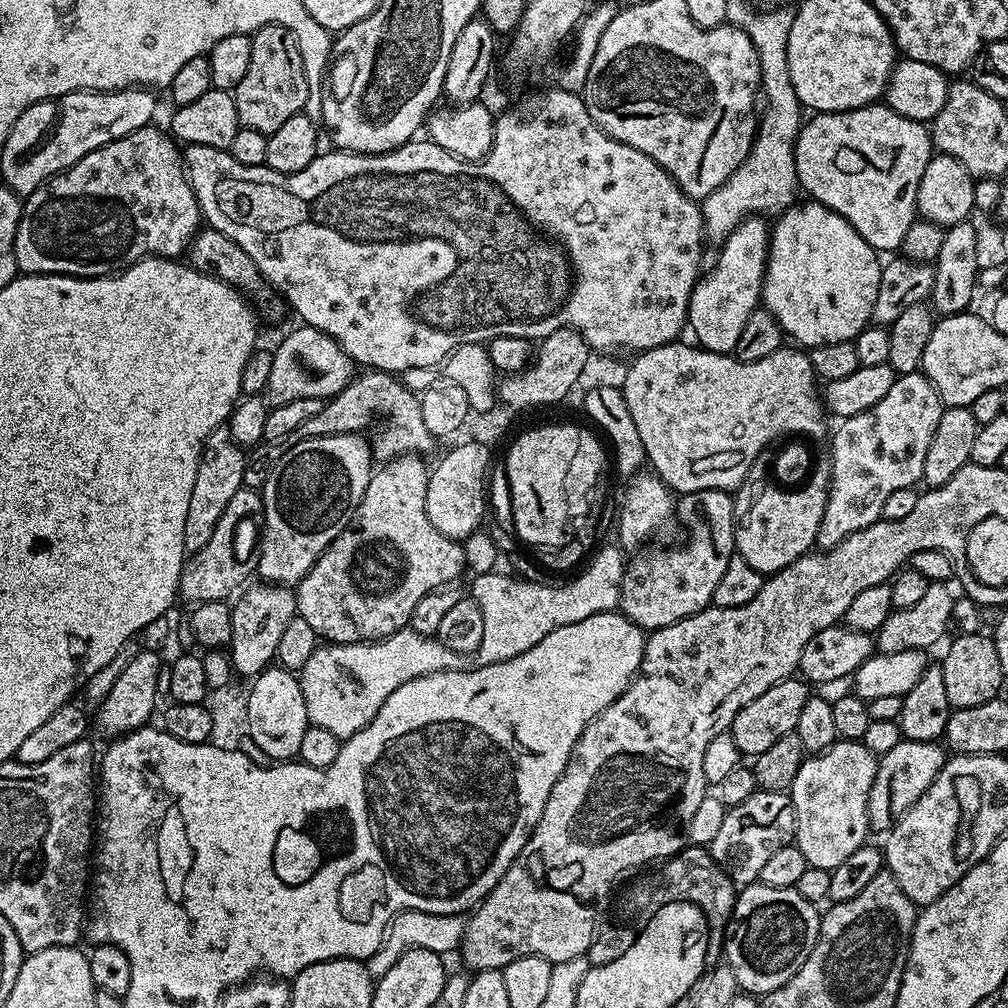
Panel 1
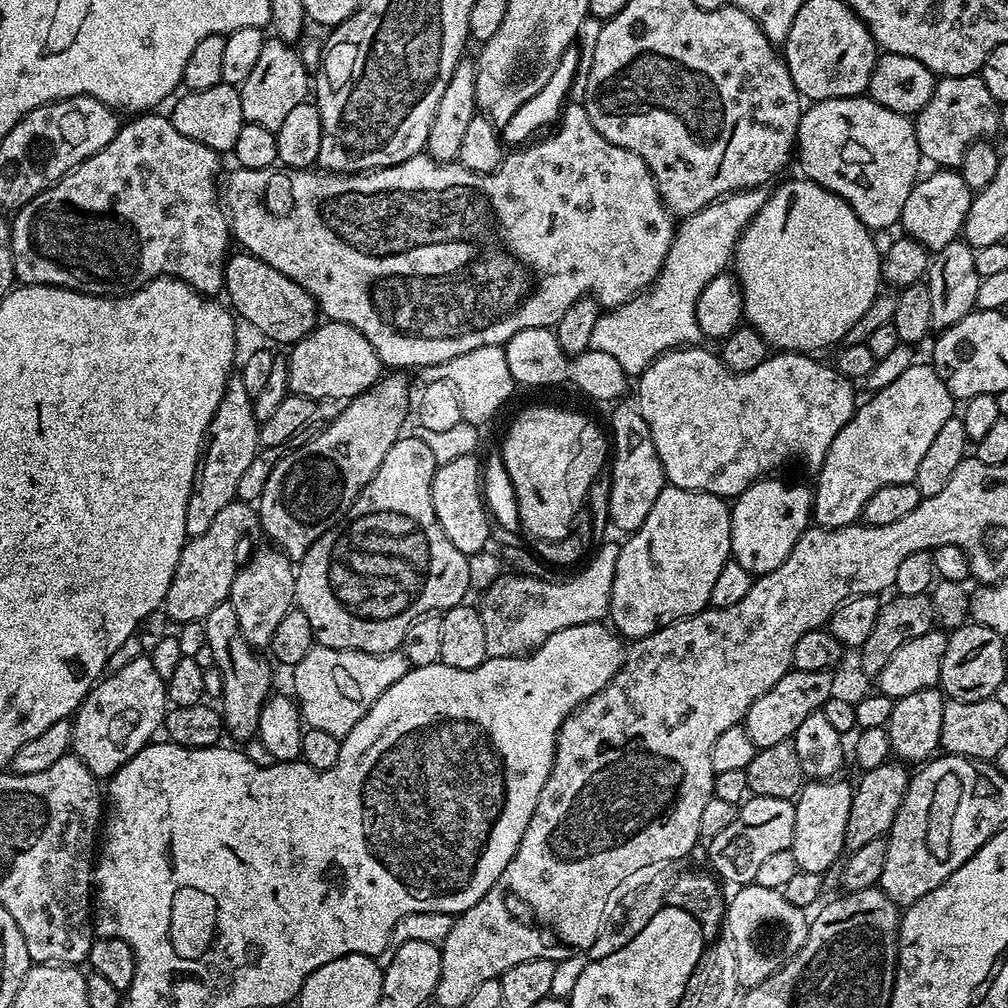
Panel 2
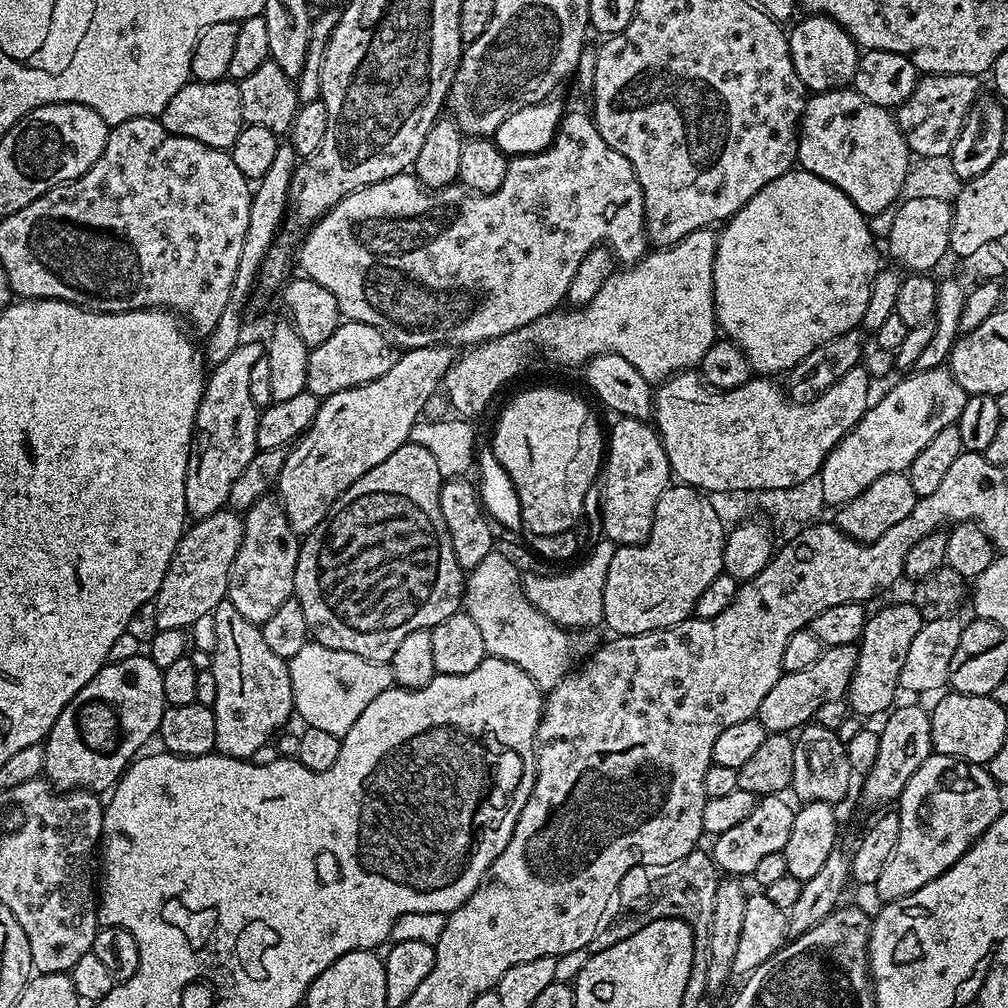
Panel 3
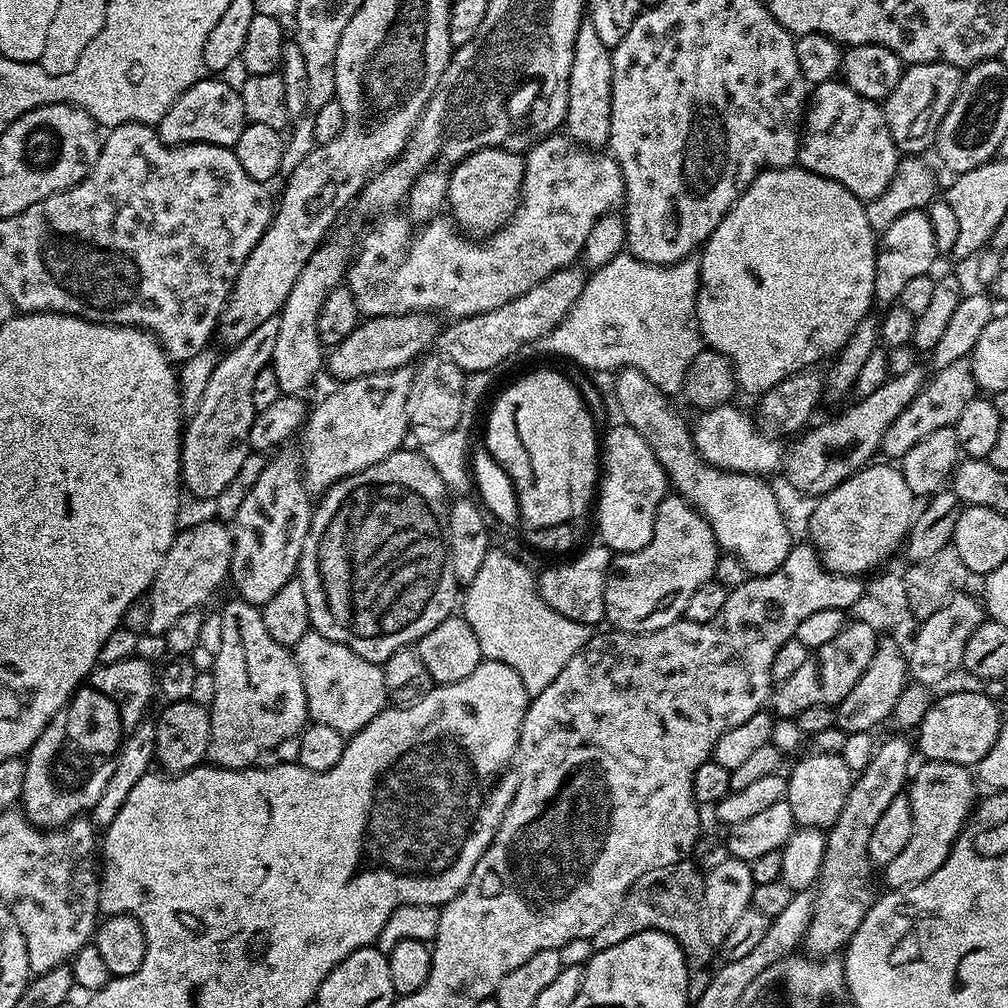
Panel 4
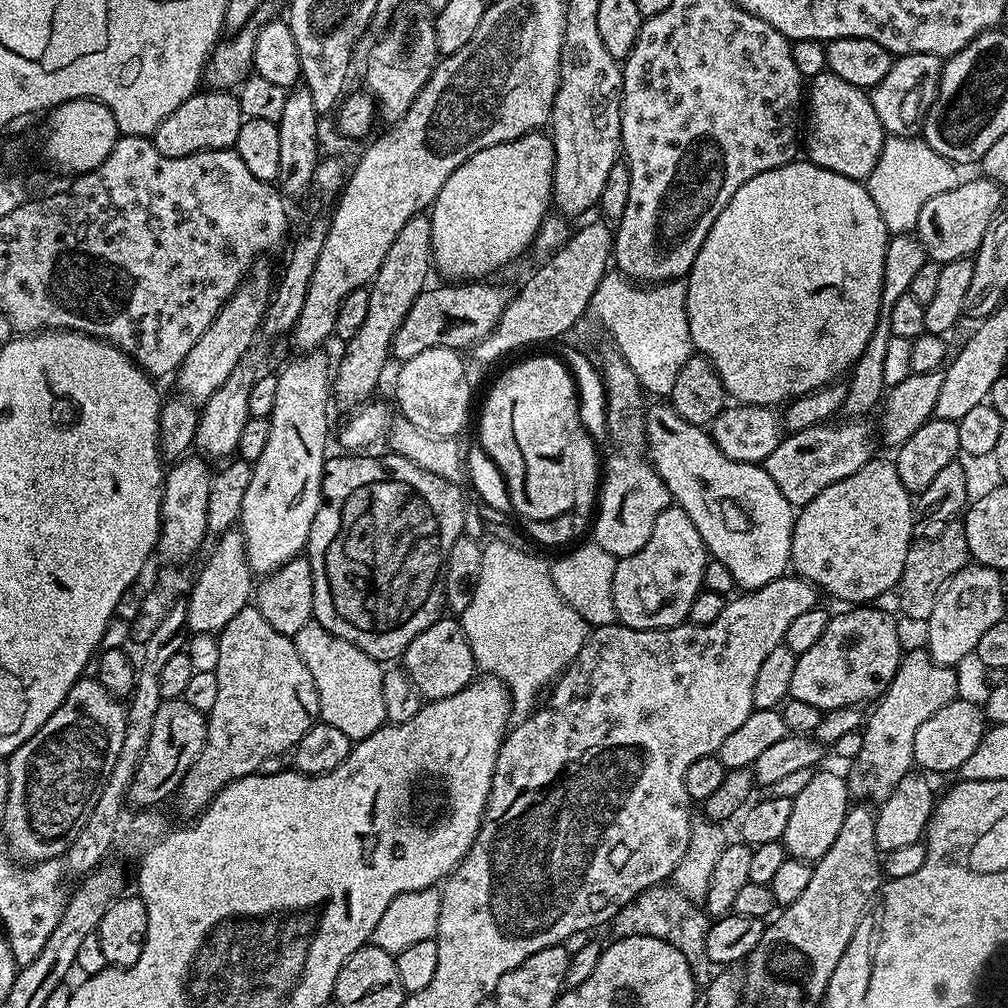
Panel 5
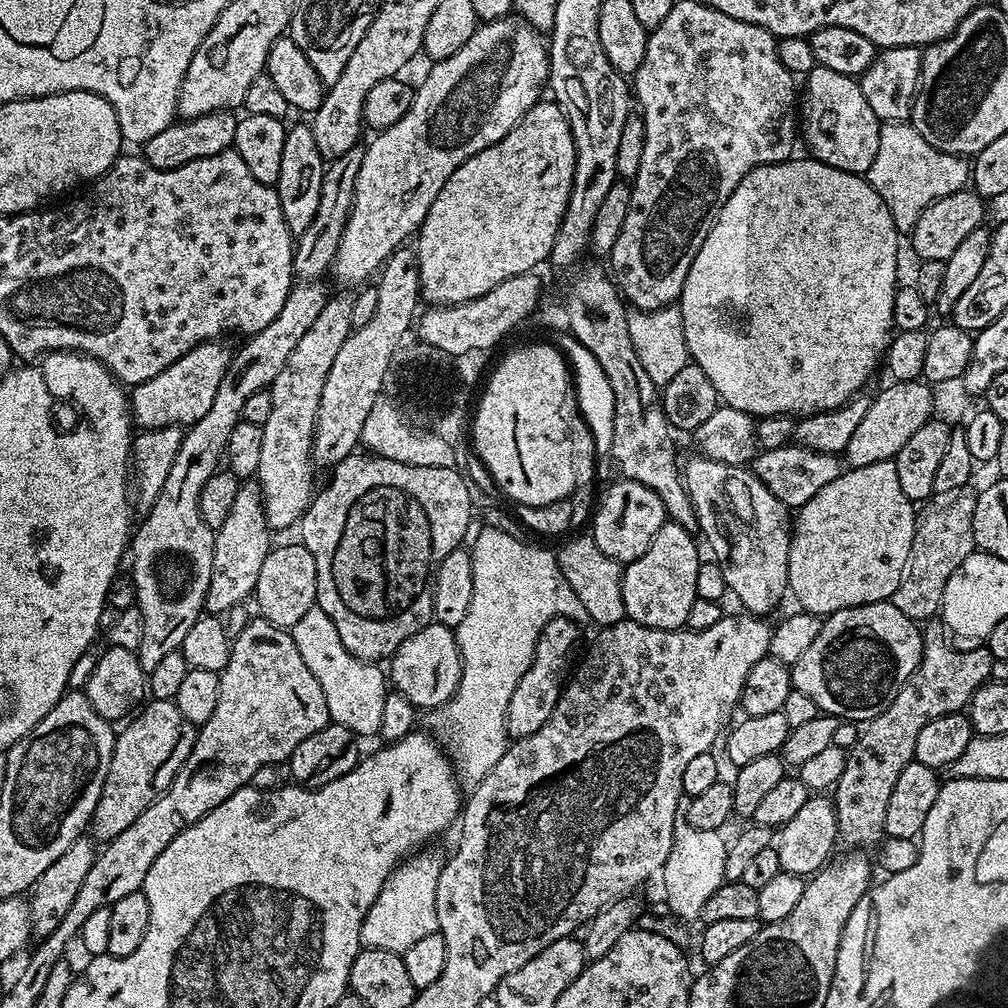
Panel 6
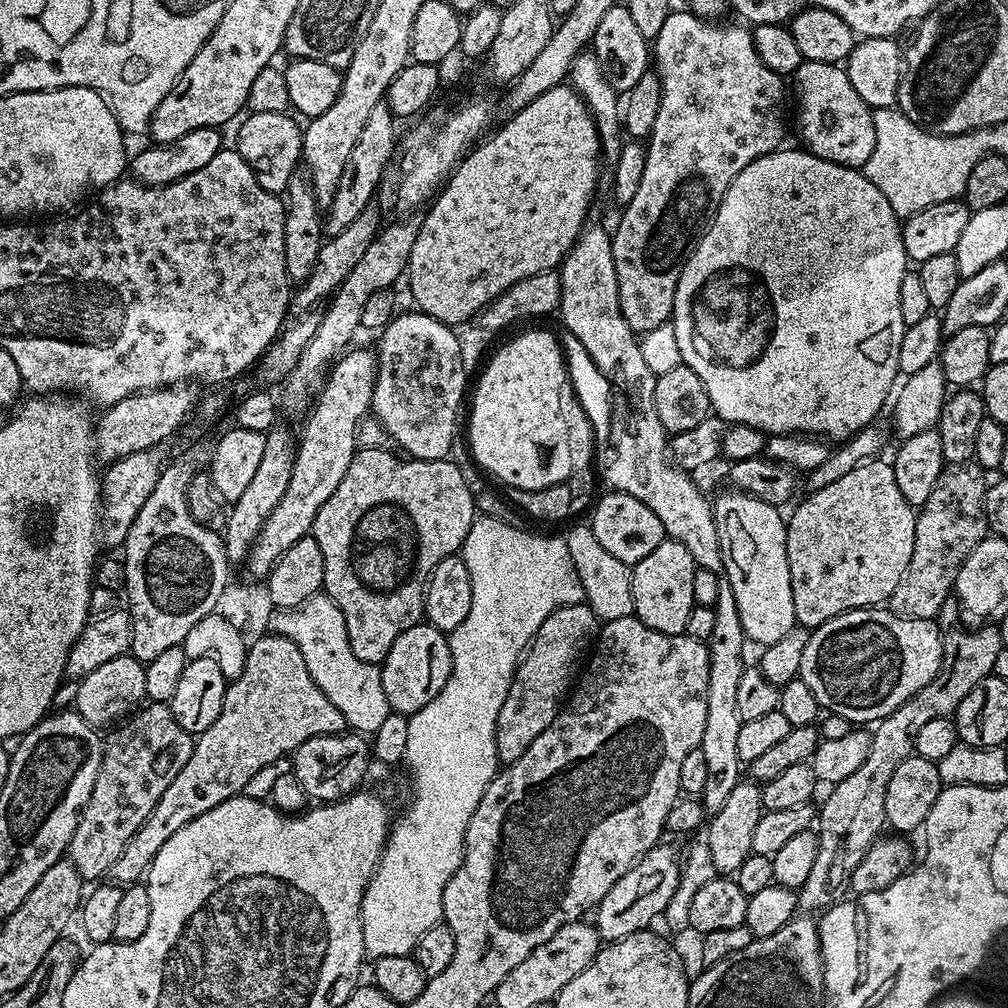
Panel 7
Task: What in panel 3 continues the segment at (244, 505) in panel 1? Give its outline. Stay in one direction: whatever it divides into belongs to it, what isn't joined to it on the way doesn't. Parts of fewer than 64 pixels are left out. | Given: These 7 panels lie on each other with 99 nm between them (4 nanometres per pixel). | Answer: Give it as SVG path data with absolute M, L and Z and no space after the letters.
M221 510L210 514L206 518L189 523L185 527L178 546L172 555L170 566L166 570L166 578L162 578L162 586L158 590L154 601L158 610L158 626L160 630L185 630L191 629L191 624L196 624L200 619L211 617L212 611L224 601L228 594L228 579L230 566L240 549L244 522L241 513L231 510Z

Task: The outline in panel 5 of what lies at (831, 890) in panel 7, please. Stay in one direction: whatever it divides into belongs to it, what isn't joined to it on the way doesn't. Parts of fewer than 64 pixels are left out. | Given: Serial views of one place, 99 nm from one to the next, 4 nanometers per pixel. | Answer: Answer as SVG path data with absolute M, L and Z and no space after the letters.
M927 647L912 648L900 657L900 665L885 690L884 695L875 701L872 713L867 713L862 724L864 737L862 738L862 750L858 750L855 760L851 761L849 772L846 772L848 782L848 795L860 802L879 802L890 798L894 786L902 782L913 771L916 759L914 758L914 737L922 722L927 722L942 706L950 706L960 695L960 680L956 677L957 669L947 664L935 664L930 658Z

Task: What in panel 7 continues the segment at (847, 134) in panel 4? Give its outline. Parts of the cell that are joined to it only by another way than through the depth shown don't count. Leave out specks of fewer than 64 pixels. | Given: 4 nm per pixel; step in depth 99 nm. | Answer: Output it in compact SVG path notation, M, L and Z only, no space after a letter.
M805 60L798 66L794 83L803 147L818 158L838 162L847 168L863 169L870 154L874 154L873 109L858 98L854 86L850 86L847 71L840 64Z

